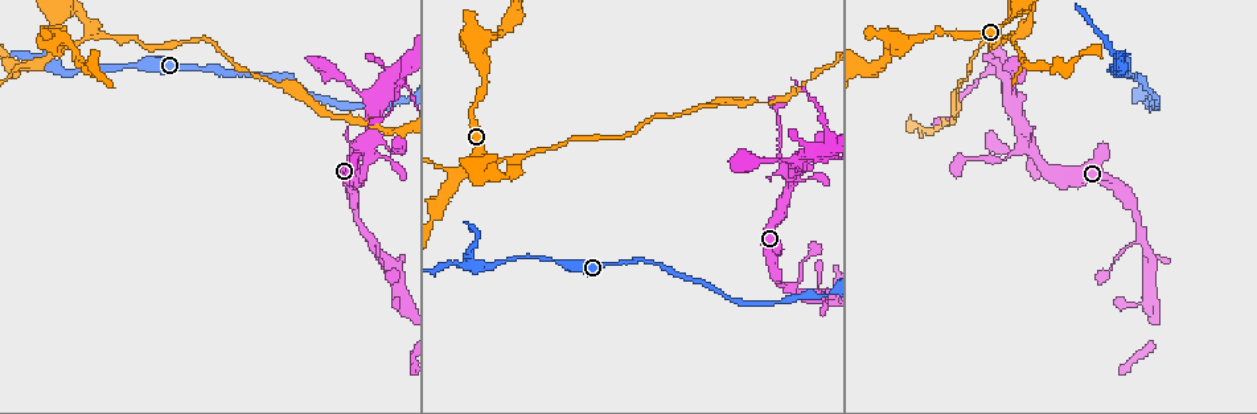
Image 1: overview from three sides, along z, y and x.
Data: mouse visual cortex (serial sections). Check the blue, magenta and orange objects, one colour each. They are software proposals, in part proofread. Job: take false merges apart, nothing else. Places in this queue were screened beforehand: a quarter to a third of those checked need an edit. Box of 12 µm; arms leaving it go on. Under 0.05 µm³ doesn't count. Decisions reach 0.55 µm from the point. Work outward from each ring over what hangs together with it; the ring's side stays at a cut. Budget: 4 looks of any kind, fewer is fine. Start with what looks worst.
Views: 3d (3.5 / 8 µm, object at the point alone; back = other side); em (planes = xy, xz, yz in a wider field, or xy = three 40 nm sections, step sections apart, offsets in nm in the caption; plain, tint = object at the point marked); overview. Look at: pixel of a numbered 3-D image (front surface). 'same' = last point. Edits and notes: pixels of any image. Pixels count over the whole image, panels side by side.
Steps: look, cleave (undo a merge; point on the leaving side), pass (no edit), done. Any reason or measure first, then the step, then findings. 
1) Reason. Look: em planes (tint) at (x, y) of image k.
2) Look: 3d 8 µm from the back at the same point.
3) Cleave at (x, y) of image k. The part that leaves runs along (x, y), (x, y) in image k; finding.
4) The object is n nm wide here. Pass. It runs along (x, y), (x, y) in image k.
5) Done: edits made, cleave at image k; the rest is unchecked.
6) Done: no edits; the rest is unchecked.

Three arms meet. Look: 3d 3.5 µm at (515, 172) of image 1.

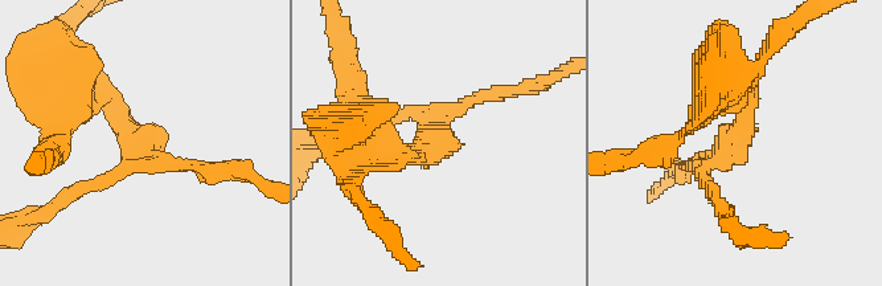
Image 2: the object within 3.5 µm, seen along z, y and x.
3 arms meet here. Cleave at (82, 184) of image 2. The part that leaves runs along (154, 154), (242, 170), (267, 190) in image 2; a second cell is stuck on.

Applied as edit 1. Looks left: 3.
Arms part here. Look: 3d 8 µm at (1118, 61) of image 1.

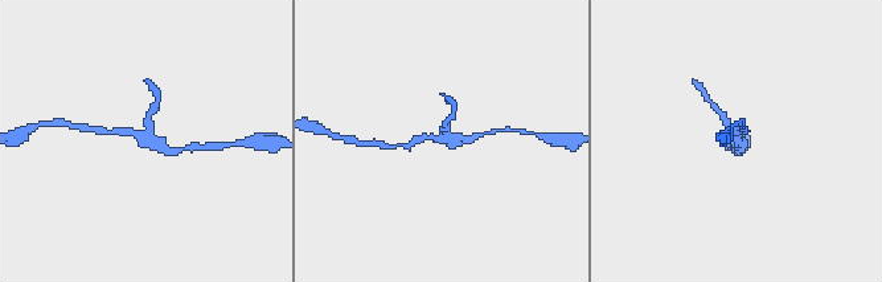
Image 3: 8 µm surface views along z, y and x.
Closer look. Look: 3d 3.5 µm from the back at (150, 141) of image 3.

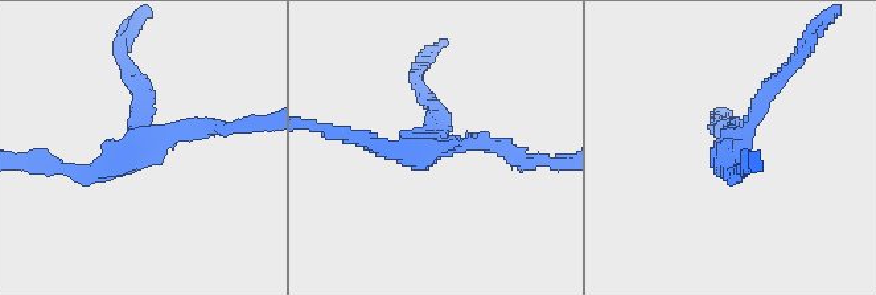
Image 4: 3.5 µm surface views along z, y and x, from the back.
Shape alone is not enough. Look: em xy step 3 (tint) at (430, 148) of image 4.

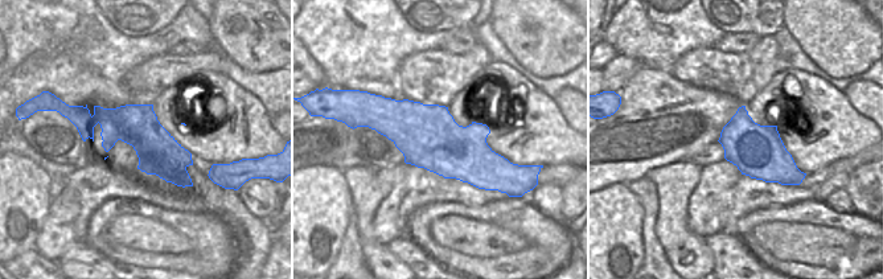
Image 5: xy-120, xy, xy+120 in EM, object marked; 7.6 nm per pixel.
Cleave at (139, 84) of image 4. The part that leaves runs along (135, 126), (123, 36) in image 4; two cells meet here.

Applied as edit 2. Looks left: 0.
Done: edits made, cleave at image 2, cleave at image 4; the rest is unchecked.

